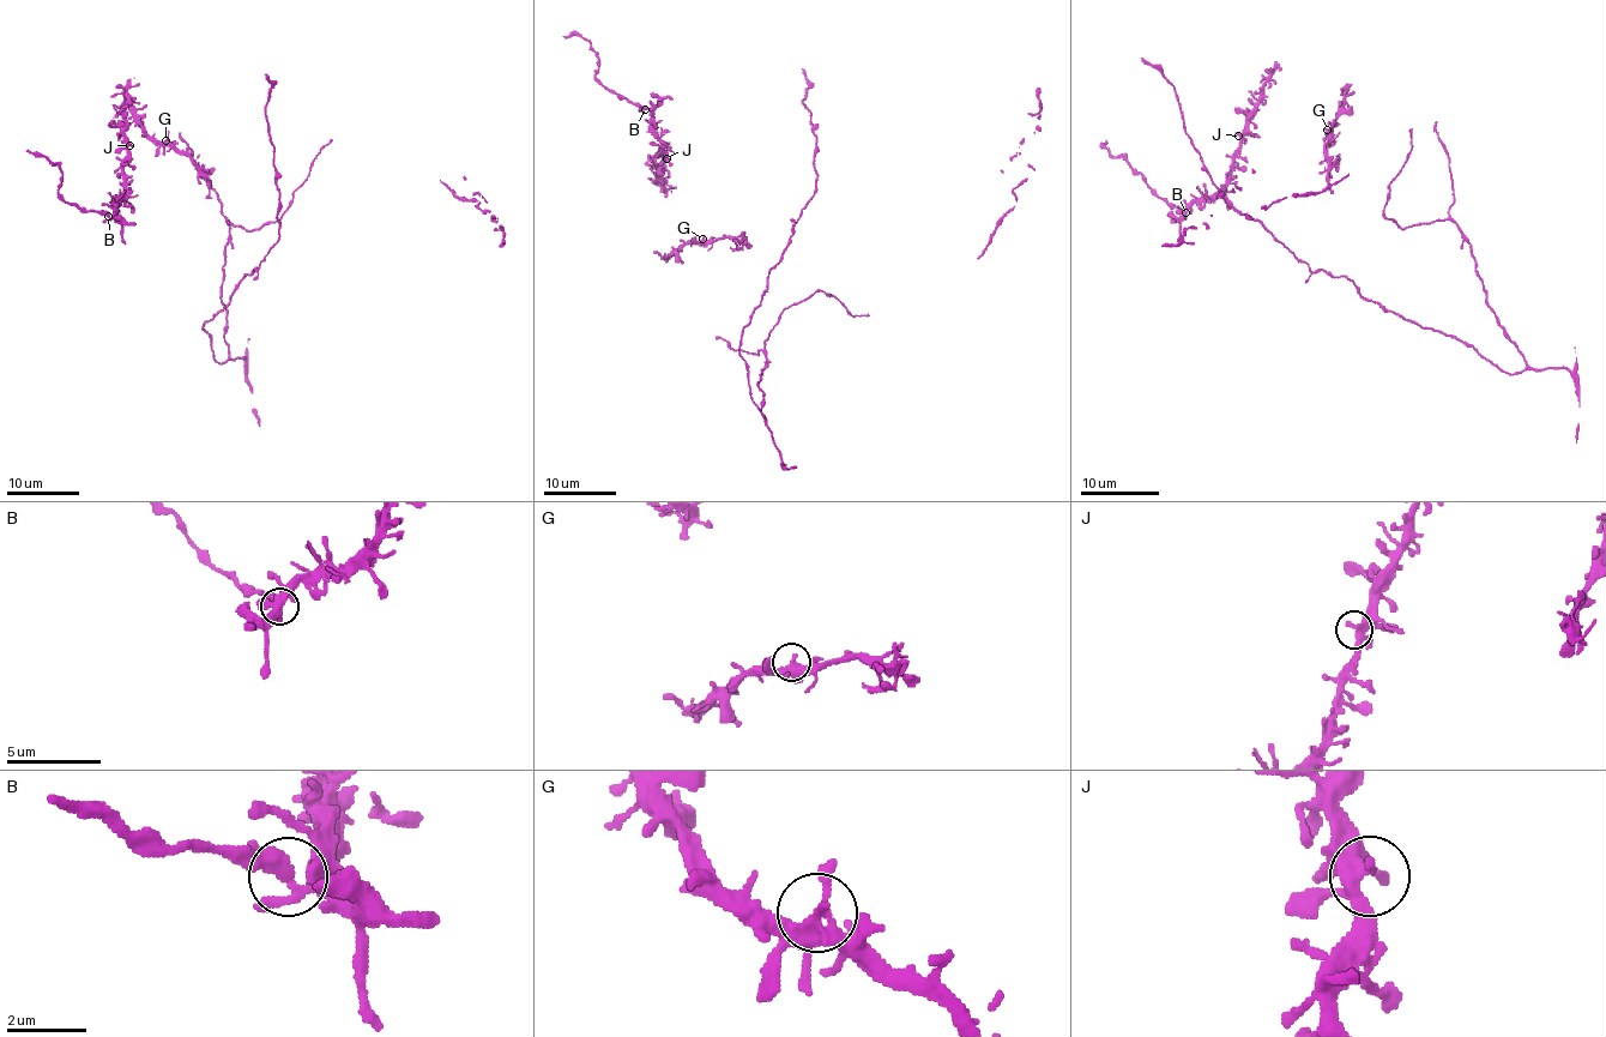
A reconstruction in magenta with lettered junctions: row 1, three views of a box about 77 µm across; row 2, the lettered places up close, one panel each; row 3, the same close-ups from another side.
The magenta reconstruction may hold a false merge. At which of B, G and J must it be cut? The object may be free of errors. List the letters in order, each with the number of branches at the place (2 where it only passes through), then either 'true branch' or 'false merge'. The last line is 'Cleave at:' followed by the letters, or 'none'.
B: 4 | false merge
G: 4 | true branch
J: 3 | true branch
Cleave at: B

